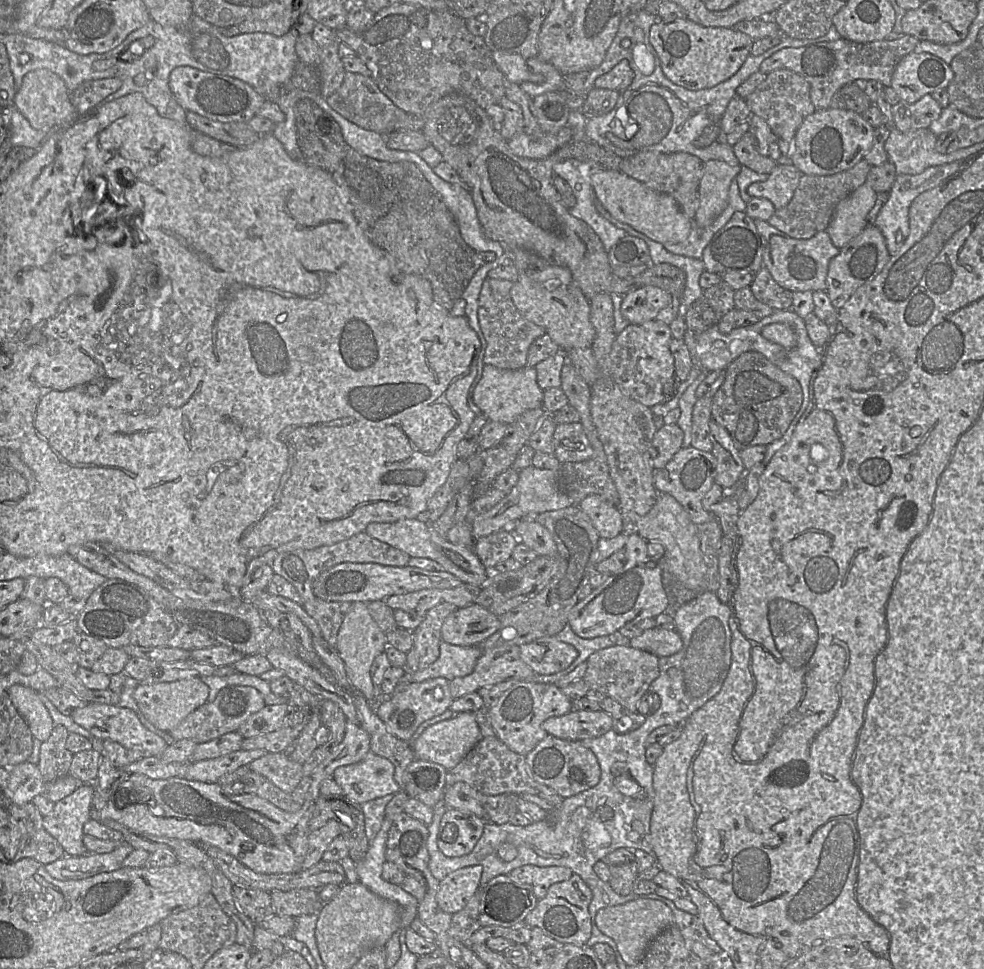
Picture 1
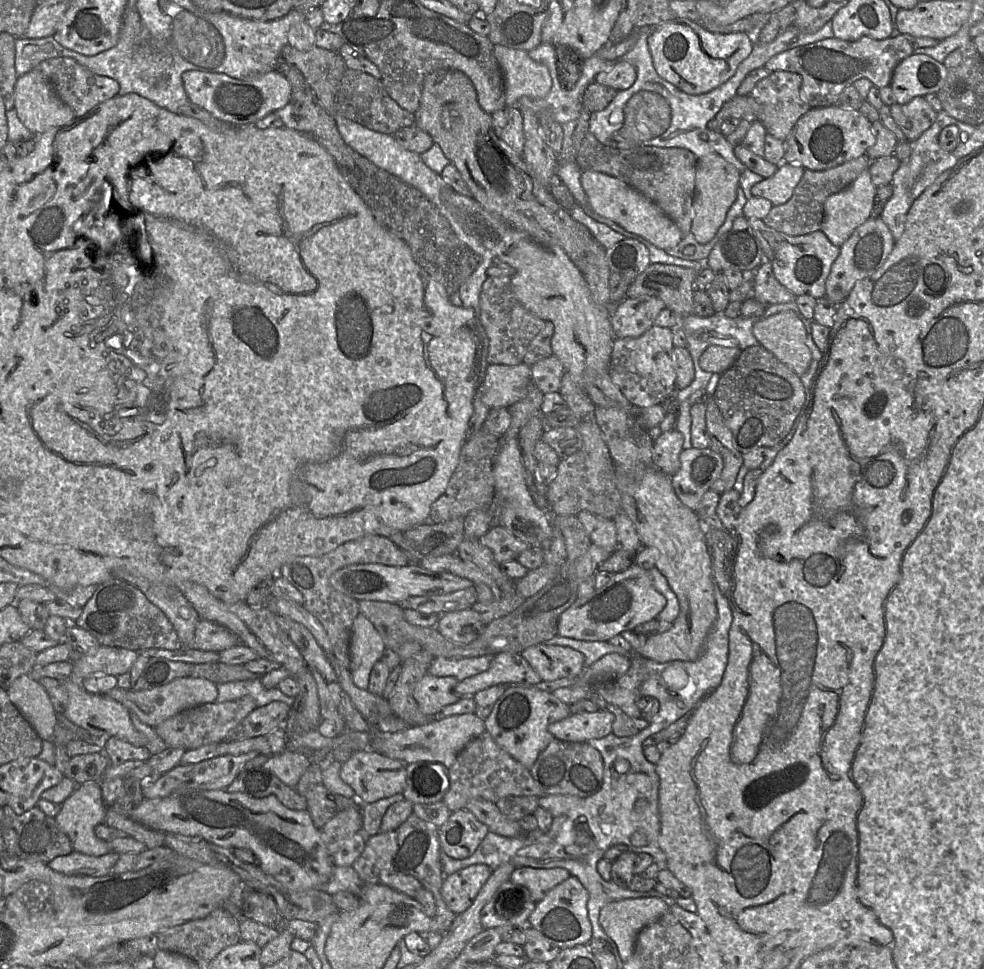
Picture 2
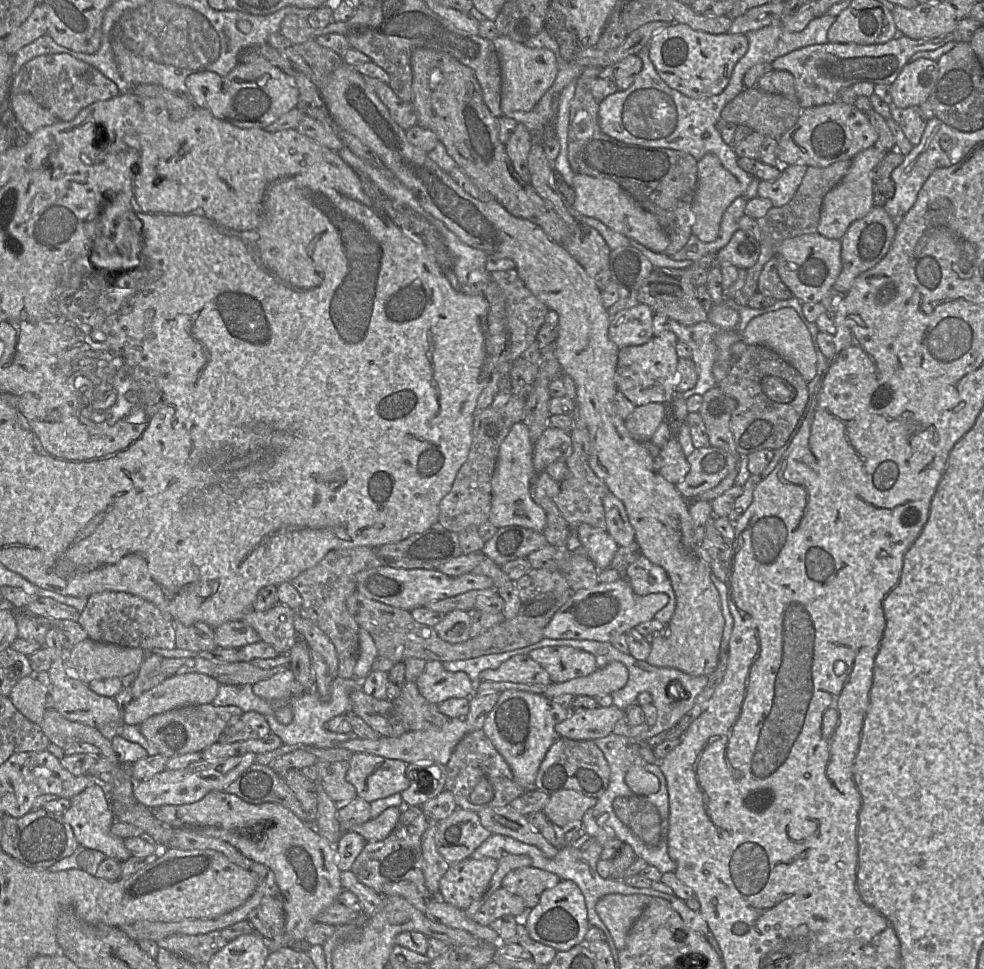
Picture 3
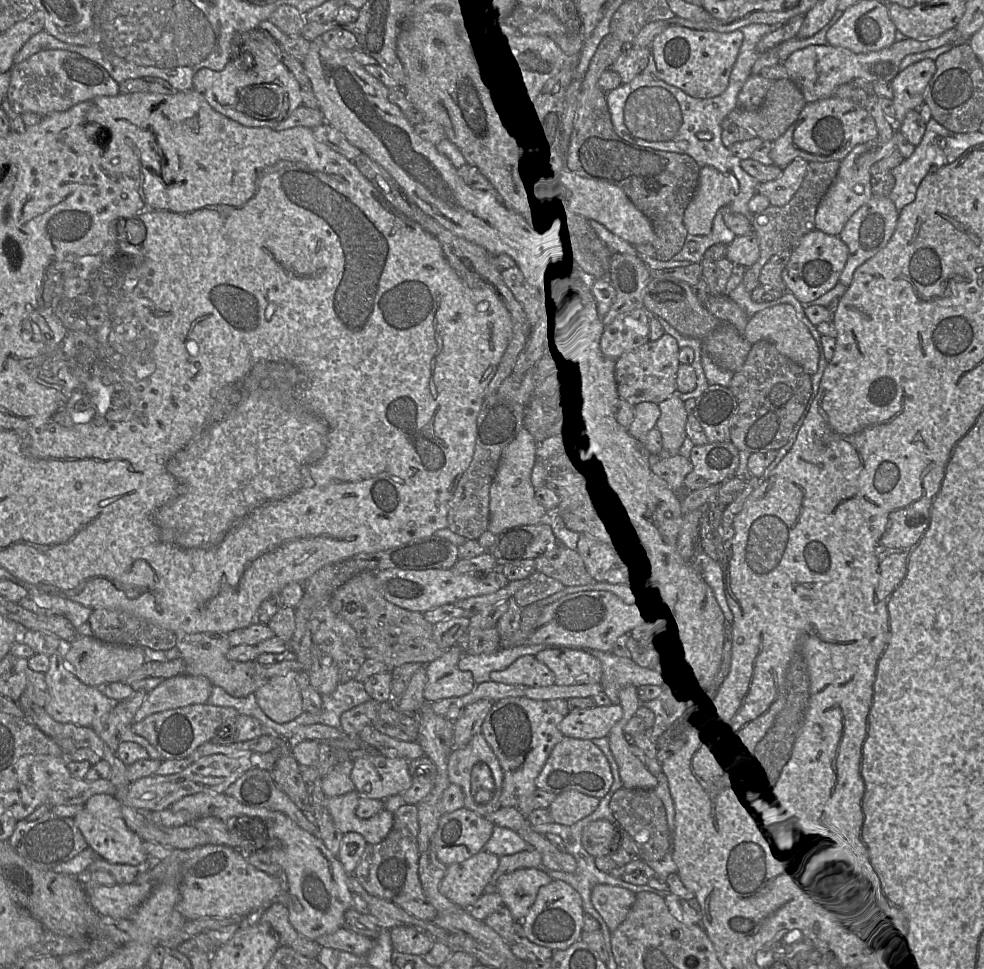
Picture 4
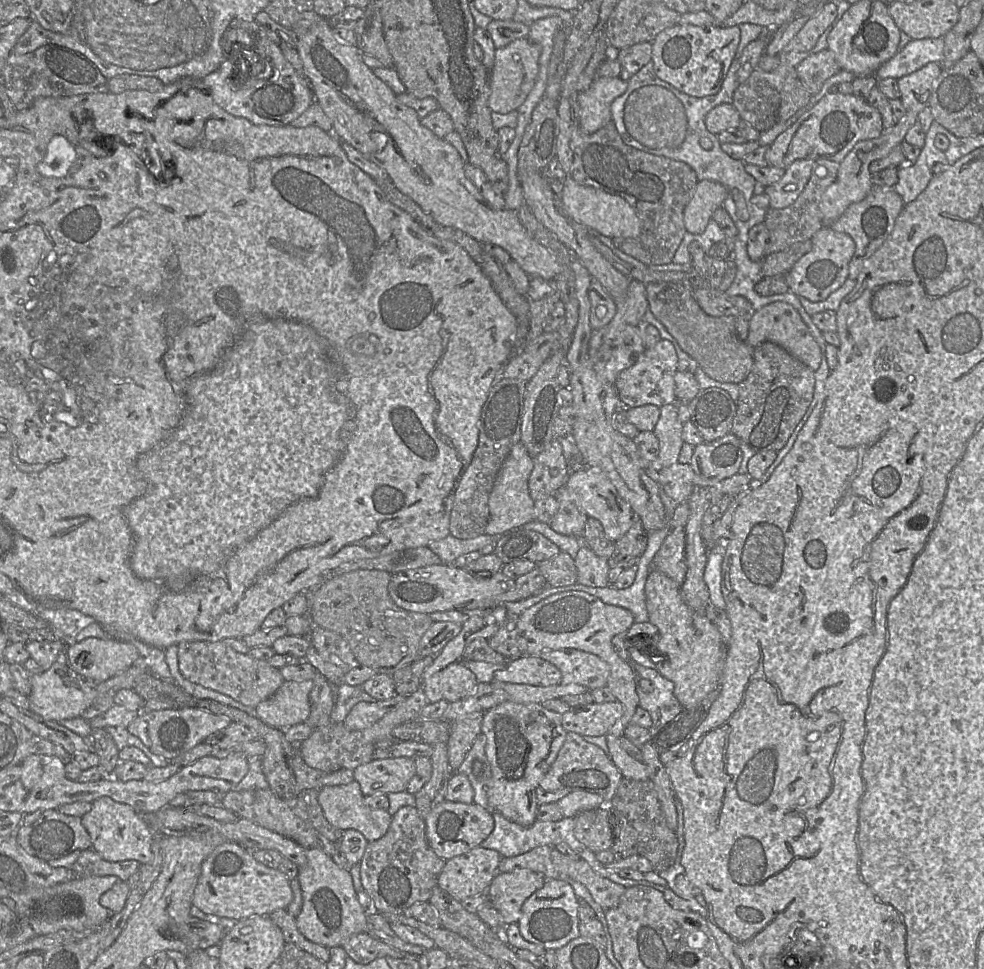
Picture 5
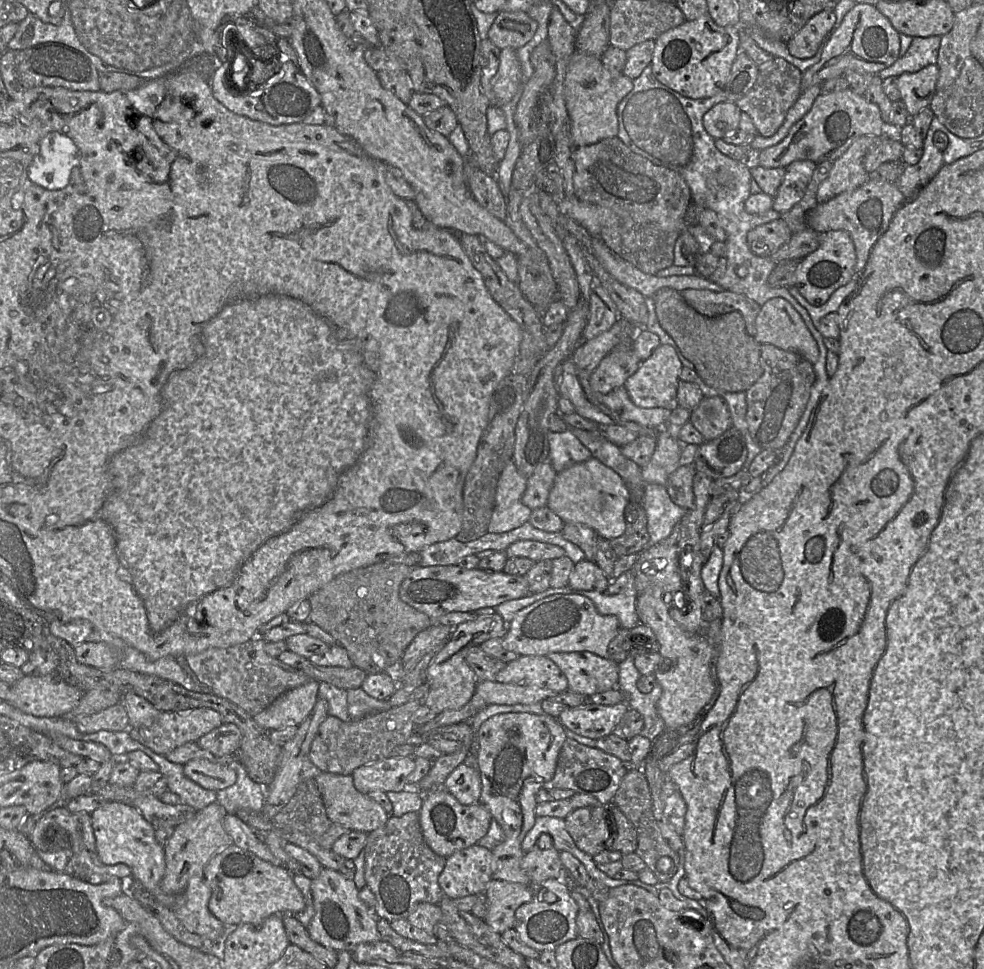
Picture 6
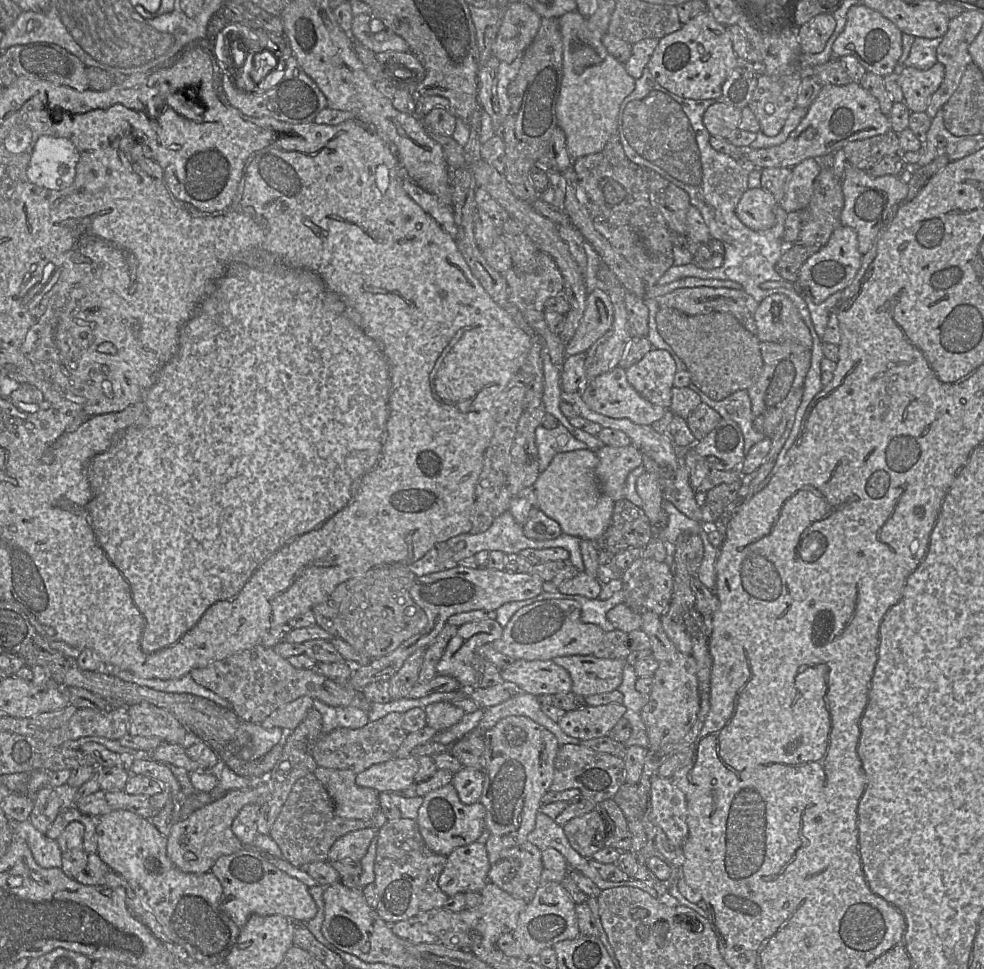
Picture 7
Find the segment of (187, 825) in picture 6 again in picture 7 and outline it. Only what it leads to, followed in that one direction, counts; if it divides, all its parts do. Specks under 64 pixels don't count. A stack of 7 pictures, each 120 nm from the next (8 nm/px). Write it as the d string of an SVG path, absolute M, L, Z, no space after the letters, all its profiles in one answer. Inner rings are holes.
M266 777L258 780L249 788L231 790L220 799L195 810L188 817L179 819L167 836L169 859L179 870L186 873L209 872L221 856L230 855L243 849L244 846L231 828L240 810L248 804L261 806L268 798L269 783Z

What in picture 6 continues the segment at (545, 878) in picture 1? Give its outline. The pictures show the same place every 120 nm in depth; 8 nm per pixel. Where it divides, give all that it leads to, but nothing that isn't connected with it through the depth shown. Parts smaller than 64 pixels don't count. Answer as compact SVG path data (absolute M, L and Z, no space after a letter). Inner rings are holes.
M491 879L484 894L488 900L484 921L493 931L502 934L515 927L515 912L532 899L534 888L531 885Z

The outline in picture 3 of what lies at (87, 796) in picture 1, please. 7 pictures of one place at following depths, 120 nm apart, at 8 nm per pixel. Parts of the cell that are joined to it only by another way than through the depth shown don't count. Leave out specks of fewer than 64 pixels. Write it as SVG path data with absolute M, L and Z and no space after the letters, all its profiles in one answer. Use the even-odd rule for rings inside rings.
M92 784L70 800L69 809L62 814L71 826L80 846L97 850L120 862L127 861L132 855L124 845L124 840L113 835L110 828L115 821L107 791L97 784Z

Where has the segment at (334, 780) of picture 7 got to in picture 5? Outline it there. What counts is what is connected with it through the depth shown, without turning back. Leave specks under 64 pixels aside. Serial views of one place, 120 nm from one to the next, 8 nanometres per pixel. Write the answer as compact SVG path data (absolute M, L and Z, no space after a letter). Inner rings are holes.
M356 780L318 789L318 802L327 821L337 829L359 831L368 842L383 837L391 824L388 810L372 809L363 801Z

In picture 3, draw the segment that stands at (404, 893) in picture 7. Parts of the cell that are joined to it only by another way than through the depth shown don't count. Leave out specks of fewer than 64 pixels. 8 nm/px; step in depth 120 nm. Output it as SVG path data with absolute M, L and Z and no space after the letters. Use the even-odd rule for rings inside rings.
M404 806L395 828L387 838L365 844L352 865L352 873L359 882L377 893L381 893L386 883L408 880L416 885L419 893L425 899L436 898L426 887L422 870L421 840L429 822L421 807Z

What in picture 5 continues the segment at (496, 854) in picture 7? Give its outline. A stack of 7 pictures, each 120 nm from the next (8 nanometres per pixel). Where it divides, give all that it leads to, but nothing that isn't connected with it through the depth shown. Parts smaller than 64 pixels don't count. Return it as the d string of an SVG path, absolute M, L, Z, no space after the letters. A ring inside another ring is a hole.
M505 701L484 713L481 733L484 735L485 752L491 768L487 798L488 808L492 812L499 812L506 819L523 827L528 827L536 821L539 806L536 789L555 761L567 734L562 726L561 717L562 714L547 710L540 703L513 701Z

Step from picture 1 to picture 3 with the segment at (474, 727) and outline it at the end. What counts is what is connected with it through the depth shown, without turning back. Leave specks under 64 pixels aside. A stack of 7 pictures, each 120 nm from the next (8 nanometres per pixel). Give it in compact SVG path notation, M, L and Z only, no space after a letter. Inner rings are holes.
M452 718L439 729L406 731L398 737L380 736L376 740L355 737L339 743L335 747L347 749L353 753L366 753L389 759L402 760L406 764L428 762L446 766L456 745L469 732L471 732L471 729L465 718Z

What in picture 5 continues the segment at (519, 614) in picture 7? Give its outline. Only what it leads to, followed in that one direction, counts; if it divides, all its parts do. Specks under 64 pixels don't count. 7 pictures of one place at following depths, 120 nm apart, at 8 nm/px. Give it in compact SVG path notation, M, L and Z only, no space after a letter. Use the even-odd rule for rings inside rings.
M569 591L551 595L519 615L517 624L517 645L522 655L539 655L541 652L578 649L600 657L609 665L610 673L606 687L624 706L623 715L606 734L610 758L627 779L648 780L648 770L643 761L627 754L620 746L619 739L630 724L639 698L636 691L637 675L630 661L622 660L612 648L612 638L626 632L634 623L633 614L622 607L605 604L599 598L582 591Z

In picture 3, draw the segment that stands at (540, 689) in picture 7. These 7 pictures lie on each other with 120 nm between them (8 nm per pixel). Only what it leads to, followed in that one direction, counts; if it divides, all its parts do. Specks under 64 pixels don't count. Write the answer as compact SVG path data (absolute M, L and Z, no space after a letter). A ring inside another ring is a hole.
M527 654L513 656L497 669L486 669L479 674L480 681L515 682L521 684L551 683L548 672Z

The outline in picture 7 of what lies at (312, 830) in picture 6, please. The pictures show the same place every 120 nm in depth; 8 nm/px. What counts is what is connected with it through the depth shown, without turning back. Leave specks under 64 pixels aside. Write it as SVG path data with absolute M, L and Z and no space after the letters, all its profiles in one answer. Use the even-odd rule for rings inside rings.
M310 773L293 785L269 836L279 846L283 859L307 872L308 864L328 861L329 851L338 838L350 832L375 827L376 815L368 820L339 817L333 799L314 773Z

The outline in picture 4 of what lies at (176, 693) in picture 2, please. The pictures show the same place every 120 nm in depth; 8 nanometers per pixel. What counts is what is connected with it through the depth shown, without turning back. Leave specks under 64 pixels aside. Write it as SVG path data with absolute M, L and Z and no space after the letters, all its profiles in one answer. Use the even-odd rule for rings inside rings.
M186 674L167 678L148 692L132 722L140 722L149 715L189 705L206 704L213 685L204 676Z

